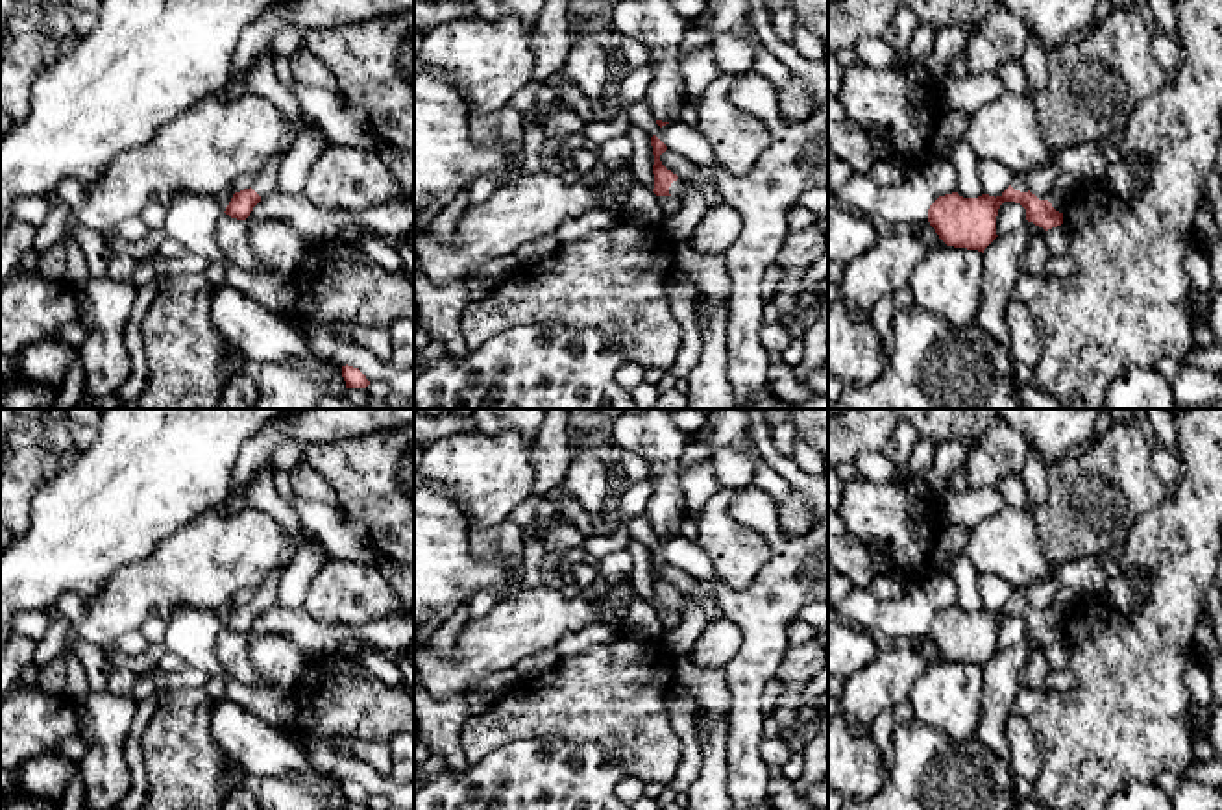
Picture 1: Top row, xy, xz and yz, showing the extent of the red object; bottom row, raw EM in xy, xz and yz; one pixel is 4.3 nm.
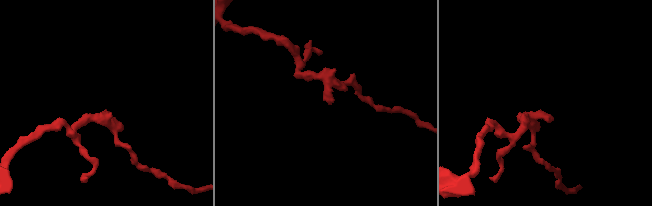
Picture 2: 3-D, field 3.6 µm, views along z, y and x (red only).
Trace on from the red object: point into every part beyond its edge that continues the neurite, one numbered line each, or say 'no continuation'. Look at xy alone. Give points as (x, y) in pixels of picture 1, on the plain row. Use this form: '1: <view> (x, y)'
1: xy (265, 594)

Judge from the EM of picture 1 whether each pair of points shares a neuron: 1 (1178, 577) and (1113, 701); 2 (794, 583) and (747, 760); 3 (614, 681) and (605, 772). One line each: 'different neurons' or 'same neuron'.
1: same neuron
2: same neuron
3: different neurons

